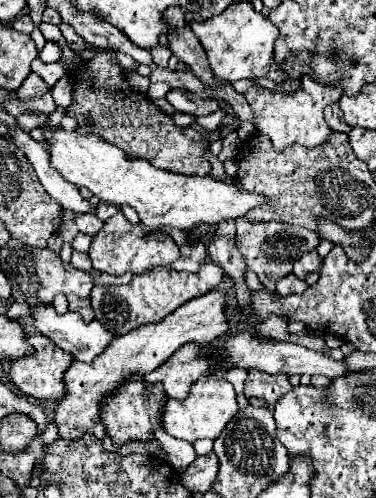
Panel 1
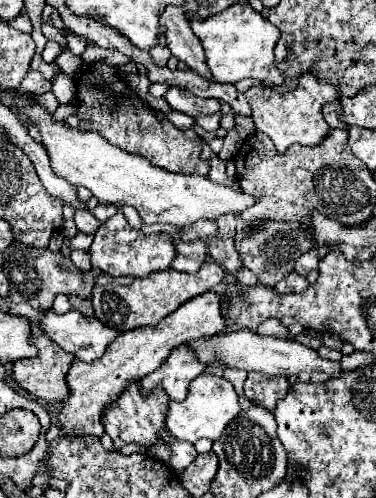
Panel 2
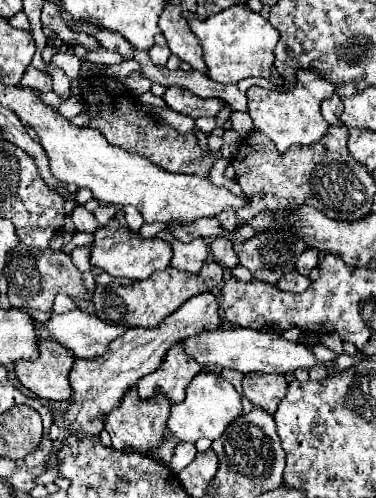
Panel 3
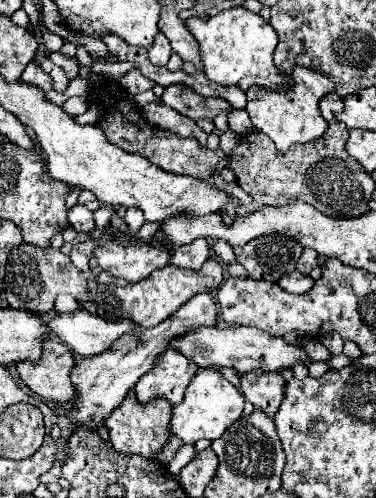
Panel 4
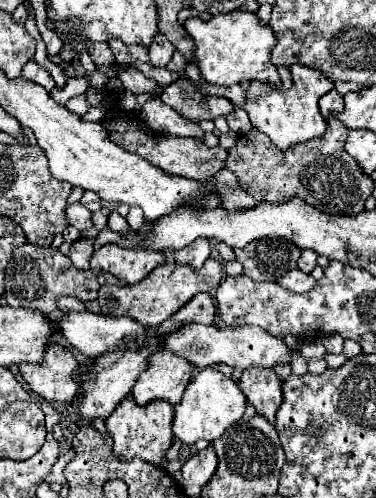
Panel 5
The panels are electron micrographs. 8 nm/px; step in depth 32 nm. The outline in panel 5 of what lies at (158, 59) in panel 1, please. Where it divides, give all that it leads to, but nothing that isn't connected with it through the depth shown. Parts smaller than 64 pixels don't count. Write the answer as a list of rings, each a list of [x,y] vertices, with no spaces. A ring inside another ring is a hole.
[[[158,32],[158,34],[154,36],[154,40],[152,40],[150,48],[148,48],[150,62],[152,62],[154,66],[166,66],[166,64],[170,62],[172,54],[174,54],[172,42],[170,42],[166,36],[162,36],[162,34]]]

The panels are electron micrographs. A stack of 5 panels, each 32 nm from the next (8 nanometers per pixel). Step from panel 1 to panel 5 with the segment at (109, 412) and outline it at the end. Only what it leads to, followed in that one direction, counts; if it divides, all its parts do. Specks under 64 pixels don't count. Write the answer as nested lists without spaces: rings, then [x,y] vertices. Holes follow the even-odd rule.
[[[128,394],[114,408],[114,412],[106,418],[106,428],[112,436],[114,456],[122,462],[128,462],[132,458],[140,458],[156,468],[166,468],[168,466],[166,452],[170,450],[170,446],[174,442],[172,420],[174,420],[174,408],[168,402],[156,400],[146,406],[136,406],[132,402],[132,396]]]

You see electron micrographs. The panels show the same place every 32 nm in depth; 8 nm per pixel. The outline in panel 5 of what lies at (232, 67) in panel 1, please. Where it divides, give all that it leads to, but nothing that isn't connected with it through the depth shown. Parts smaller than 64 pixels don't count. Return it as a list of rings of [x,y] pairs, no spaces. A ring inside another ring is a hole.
[[[236,10],[230,14],[218,14],[208,22],[202,22],[200,18],[188,18],[184,22],[184,30],[196,44],[192,64],[198,66],[202,78],[208,84],[232,86],[240,84],[242,80],[260,80],[280,88],[282,82],[278,78],[276,66],[270,62],[270,50],[274,48],[276,40],[270,26],[260,26],[256,14]]]

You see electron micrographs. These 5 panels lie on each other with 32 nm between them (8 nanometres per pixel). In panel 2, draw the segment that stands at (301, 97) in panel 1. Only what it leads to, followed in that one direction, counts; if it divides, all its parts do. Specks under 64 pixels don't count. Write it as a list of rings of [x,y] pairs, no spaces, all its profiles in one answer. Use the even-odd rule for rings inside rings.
[[[306,72],[306,74],[300,74],[298,88],[294,92],[281,94],[270,88],[252,86],[244,92],[244,96],[252,108],[252,120],[256,124],[256,130],[270,136],[276,150],[284,152],[292,144],[316,146],[322,142],[322,138],[330,130],[330,126],[322,116],[322,104],[338,98],[338,90],[336,86],[328,82],[320,82],[316,76],[310,76]]]

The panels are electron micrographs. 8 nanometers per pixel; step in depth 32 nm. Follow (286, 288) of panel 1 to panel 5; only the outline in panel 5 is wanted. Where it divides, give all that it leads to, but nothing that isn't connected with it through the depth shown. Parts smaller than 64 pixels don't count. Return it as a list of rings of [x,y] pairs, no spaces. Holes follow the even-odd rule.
[[[300,270],[288,272],[288,274],[282,276],[278,282],[280,282],[284,288],[288,288],[288,290],[292,290],[292,292],[300,292],[300,294],[312,290],[312,286],[316,284],[316,280],[314,280],[310,274],[300,272]]]

